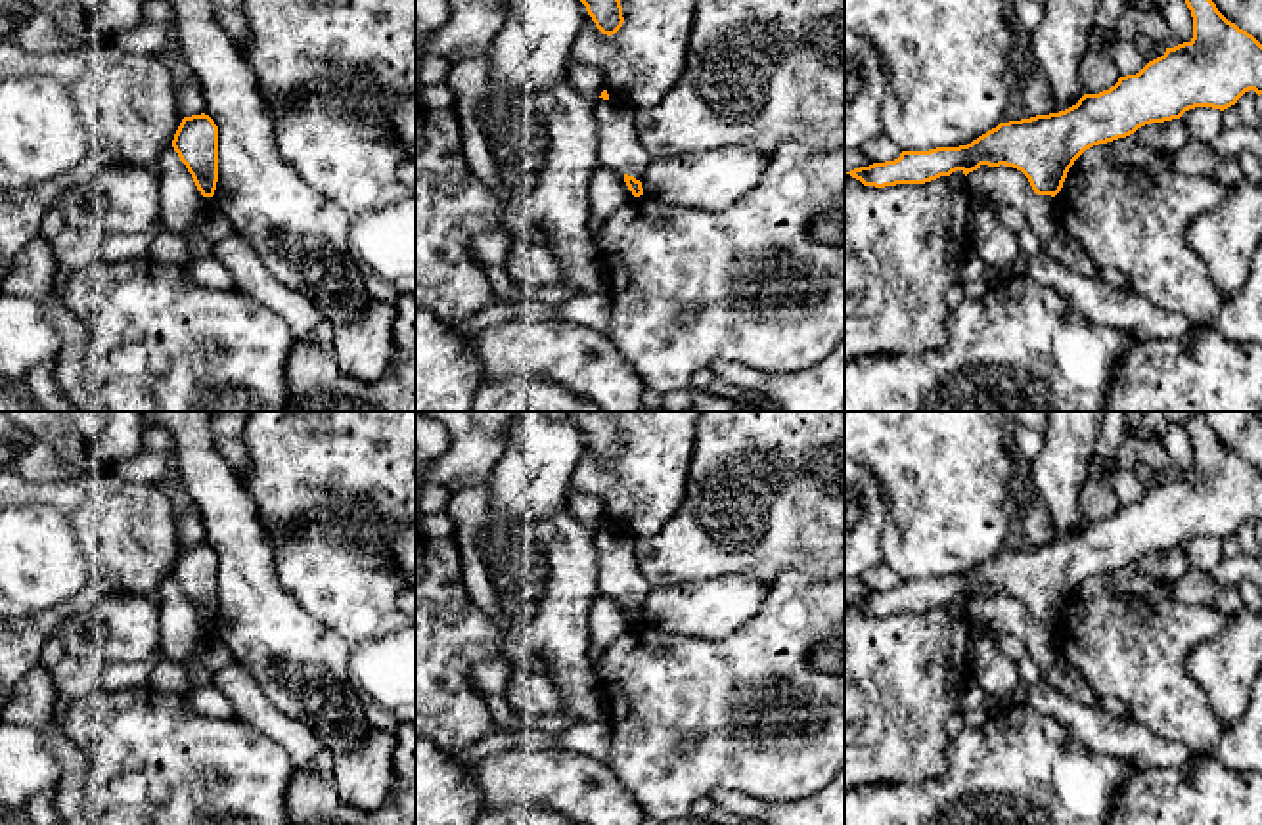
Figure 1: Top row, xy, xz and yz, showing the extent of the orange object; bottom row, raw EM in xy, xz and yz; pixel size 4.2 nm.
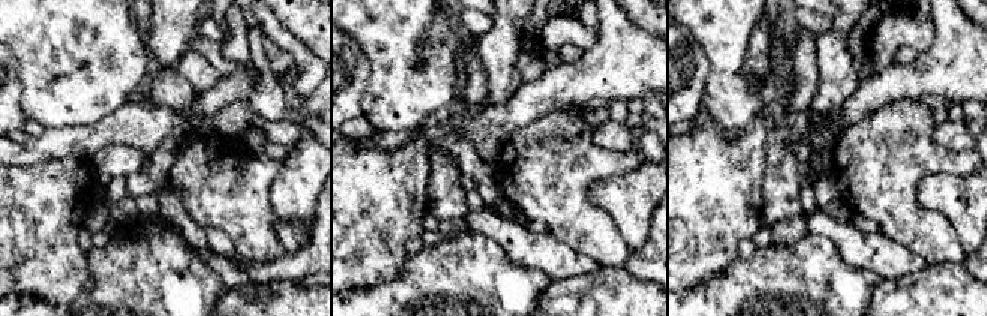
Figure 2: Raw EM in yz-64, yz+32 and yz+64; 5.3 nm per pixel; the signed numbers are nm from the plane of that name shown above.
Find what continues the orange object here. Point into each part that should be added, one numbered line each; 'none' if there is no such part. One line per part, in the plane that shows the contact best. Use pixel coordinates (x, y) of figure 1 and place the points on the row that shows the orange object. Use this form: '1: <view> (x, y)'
none

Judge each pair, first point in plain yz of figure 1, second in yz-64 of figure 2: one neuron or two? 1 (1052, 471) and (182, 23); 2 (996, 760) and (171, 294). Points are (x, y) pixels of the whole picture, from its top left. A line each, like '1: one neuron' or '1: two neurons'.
1: one neuron
2: one neuron

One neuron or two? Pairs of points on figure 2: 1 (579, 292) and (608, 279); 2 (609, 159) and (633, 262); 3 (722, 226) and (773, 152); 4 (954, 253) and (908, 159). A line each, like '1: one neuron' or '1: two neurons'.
1: one neuron
2: two neurons
3: two neurons
4: one neuron

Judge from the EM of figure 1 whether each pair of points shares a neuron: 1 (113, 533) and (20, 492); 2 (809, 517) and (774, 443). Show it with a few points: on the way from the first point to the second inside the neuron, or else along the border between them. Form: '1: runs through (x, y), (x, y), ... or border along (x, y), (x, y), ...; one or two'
1: runs through (90, 510), (75, 496), (43, 492); one
2: runs through (809, 498), (809, 481), (793, 462); one

